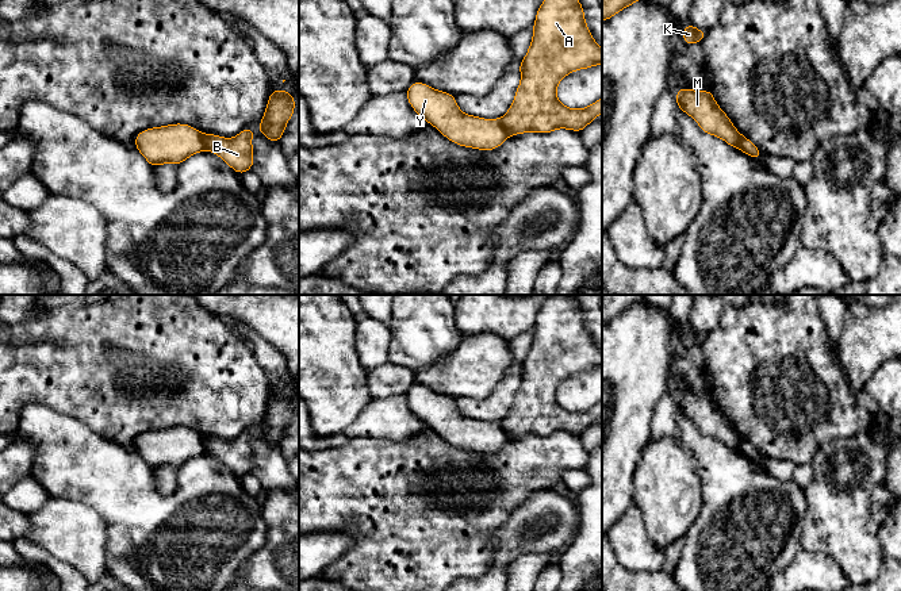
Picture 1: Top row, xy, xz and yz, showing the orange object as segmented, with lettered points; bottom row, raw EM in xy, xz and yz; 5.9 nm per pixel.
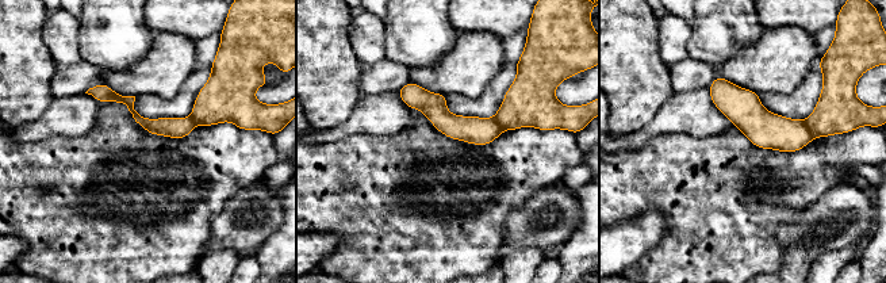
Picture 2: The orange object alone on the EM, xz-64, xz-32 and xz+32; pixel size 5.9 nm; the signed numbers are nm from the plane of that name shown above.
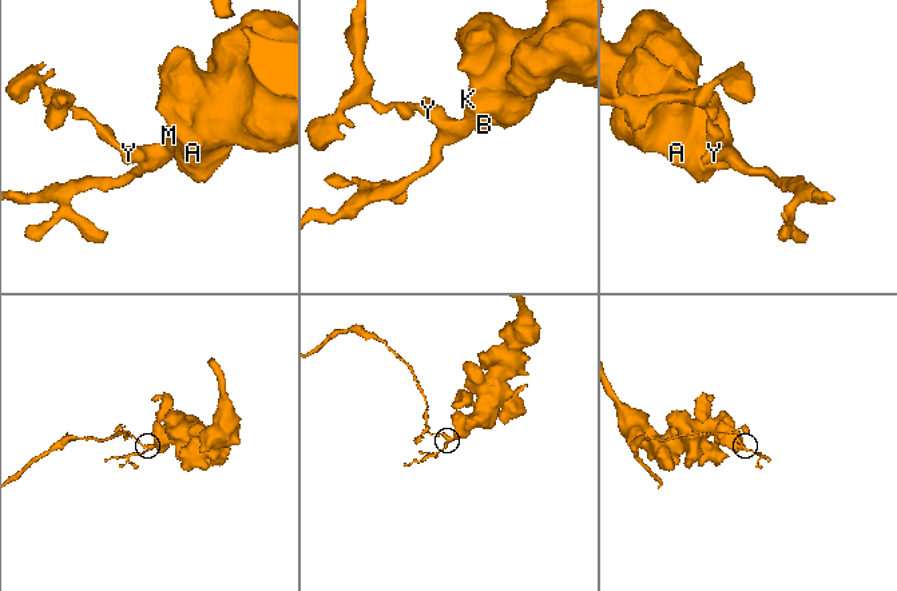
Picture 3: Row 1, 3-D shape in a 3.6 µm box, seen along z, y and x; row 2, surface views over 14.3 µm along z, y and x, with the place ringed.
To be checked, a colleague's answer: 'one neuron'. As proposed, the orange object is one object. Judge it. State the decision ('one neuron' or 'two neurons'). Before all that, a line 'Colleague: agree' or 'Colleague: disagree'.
Colleague: disagree
two neurons

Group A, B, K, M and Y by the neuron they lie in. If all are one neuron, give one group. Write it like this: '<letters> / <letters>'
A B K M / Y

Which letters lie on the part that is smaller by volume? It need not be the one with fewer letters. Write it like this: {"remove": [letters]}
{"remove": ["Y"]}

